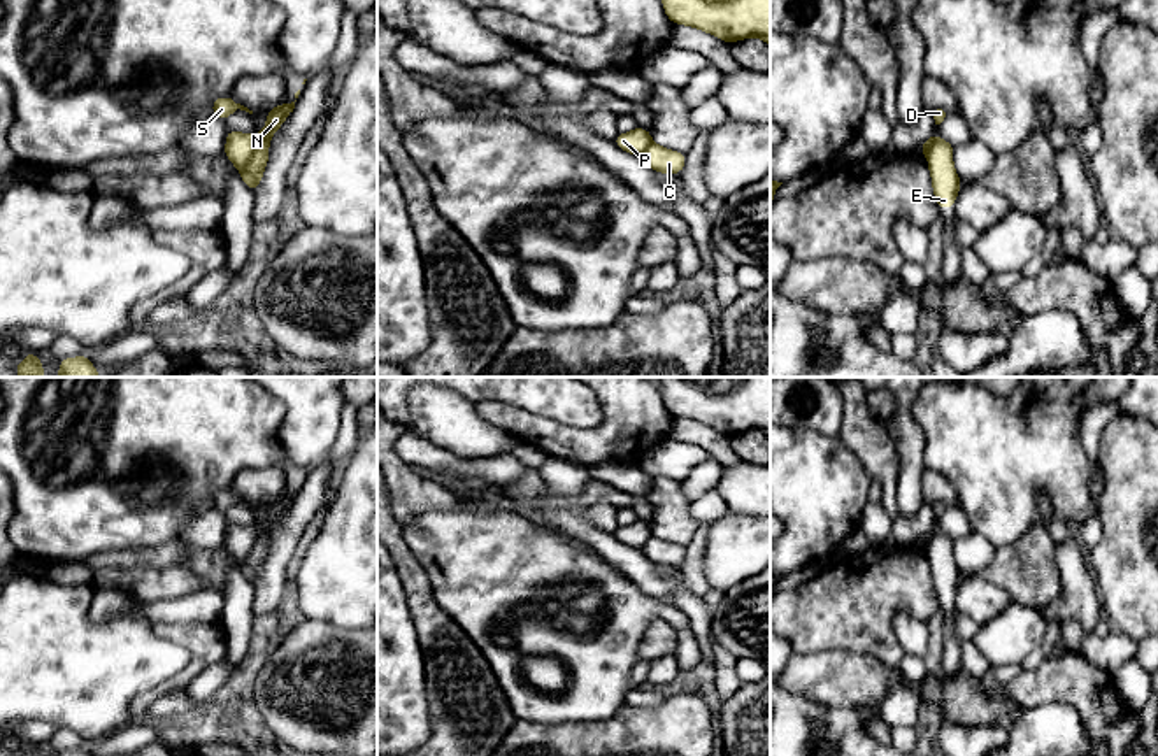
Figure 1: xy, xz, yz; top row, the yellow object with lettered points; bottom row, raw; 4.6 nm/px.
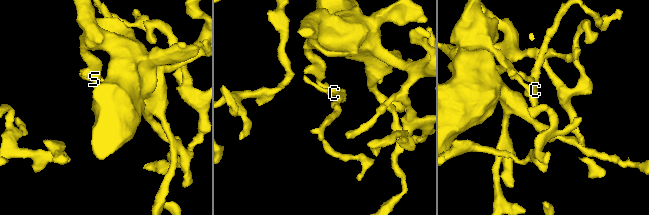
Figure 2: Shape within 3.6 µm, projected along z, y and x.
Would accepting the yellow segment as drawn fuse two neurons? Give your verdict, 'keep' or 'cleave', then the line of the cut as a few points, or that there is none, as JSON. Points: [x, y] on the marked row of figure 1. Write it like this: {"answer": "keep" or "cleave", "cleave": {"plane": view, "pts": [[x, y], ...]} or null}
{"answer": "cleave", "cleave": {"plane": "xy", "pts": [[257, 137], [250, 160], [239, 171]]}}

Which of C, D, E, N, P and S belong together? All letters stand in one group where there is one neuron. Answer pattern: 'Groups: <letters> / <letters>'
Groups: C D E N S / P

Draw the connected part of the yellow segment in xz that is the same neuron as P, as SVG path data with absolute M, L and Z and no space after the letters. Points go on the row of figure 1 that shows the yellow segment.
M637 126L635 130L632 130L628 133L618 133L614 137L614 144L626 153L640 156L644 153L644 149L649 144L653 144L653 137L651 137L651 132Z

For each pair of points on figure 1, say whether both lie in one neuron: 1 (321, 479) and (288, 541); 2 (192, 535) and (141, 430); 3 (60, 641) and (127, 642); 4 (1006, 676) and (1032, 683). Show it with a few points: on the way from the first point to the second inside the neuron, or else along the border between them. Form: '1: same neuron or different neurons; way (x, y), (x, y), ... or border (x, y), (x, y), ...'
1: same neuron; way (313, 495), (292, 525)
2: different neurons; border (211, 507), (199, 513), (176, 539)
3: same neuron; way (76, 642), (111, 642)
4: different neurons; border (1023, 670), (1004, 688)

